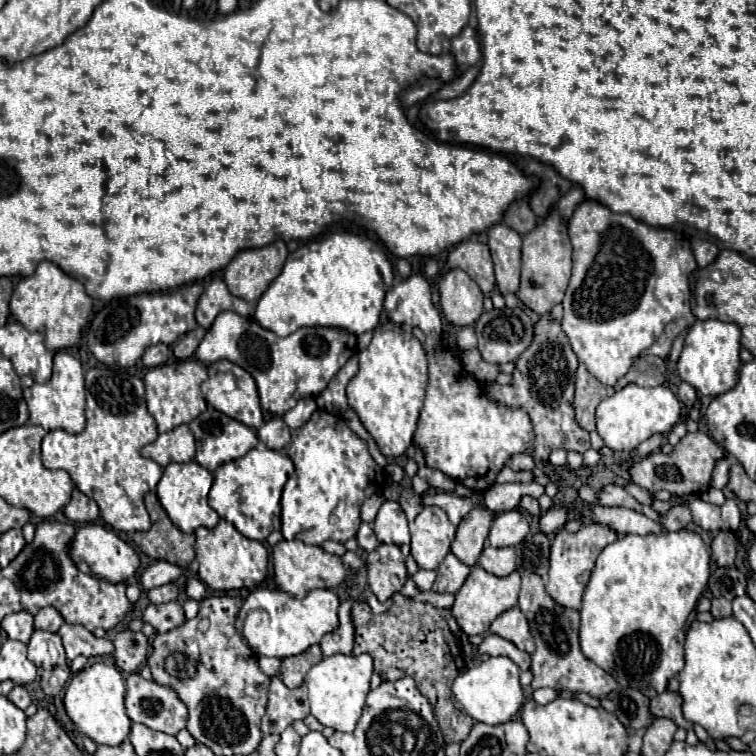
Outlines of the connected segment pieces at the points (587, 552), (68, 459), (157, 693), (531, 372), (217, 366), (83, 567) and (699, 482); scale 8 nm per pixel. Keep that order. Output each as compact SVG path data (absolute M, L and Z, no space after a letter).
M585 523L579 531L569 533L567 529L561 529L551 545L551 555L549 555L549 575L547 575L547 583L545 589L551 595L551 599L567 609L581 609L581 597L583 591L589 583L591 571L595 567L595 559L597 555L617 539L617 533L611 527L605 527L601 523Z
M95 367L85 373L85 389L87 389L87 425L83 433L71 435L63 430L49 431L43 439L43 465L47 469L63 469L71 475L77 489L91 499L97 501L101 517L115 531L133 533L133 531L149 531L151 521L149 513L143 505L143 495L159 483L163 469L141 455L141 449L157 439L157 423L145 405L145 385L139 377L125 373L119 367Z
M131 673L127 677L127 695L125 695L125 709L133 723L143 723L149 729L163 731L167 735L177 735L187 725L187 707L179 699L177 691L157 681L147 681L139 673Z
M543 315L533 327L531 345L515 361L513 381L509 385L489 383L485 387L485 395L497 405L509 409L523 409L529 413L533 423L531 455L535 455L535 461L547 463L549 453L553 449L585 453L591 447L589 433L577 425L575 411L573 411L577 365L579 365L577 355L573 353L567 335L561 329L561 321Z
M217 361L217 363L209 365L207 371L209 371L209 379L201 385L205 401L211 407L215 407L217 411L245 423L247 427L259 429L261 423L263 423L263 415L261 415L261 405L259 405L255 379L245 369L241 369L239 365L235 365L231 361Z
M83 525L75 531L71 543L69 543L69 555L79 571L93 575L97 579L105 579L111 583L123 583L131 579L139 569L139 557L131 545L127 545L123 539L115 535L113 529L107 529L103 525Z
M697 431L687 433L679 445L675 445L675 451L671 455L665 455L661 451L651 453L649 457L635 461L629 465L629 477L631 483L655 493L659 489L665 489L669 493L703 493L711 487L711 475L715 463L725 455L725 449L717 445L707 433Z

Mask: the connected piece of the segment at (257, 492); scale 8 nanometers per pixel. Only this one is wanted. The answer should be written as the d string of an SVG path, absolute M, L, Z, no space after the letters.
M259 445L247 455L217 467L215 481L209 491L209 505L219 513L221 519L233 523L245 537L265 541L273 531L281 529L279 499L283 485L293 471L293 461L285 453Z

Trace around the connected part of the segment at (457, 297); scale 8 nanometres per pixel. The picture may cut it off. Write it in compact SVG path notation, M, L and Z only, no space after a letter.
M453 269L445 273L439 281L439 293L441 311L451 325L469 327L481 317L483 293L465 271Z

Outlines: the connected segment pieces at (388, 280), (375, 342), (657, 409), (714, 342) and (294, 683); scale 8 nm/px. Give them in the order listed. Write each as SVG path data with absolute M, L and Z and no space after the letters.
M347 231L331 233L327 237L301 245L295 253L287 257L281 275L275 281L271 281L269 289L261 295L255 309L255 319L257 323L261 323L261 327L281 337L293 333L295 329L311 327L311 325L341 327L353 331L355 335L361 335L377 327L379 315L383 311L383 297L385 291L391 287L391 283L393 283L393 267L379 243Z
M397 323L379 325L371 343L359 351L359 371L347 385L349 405L359 415L369 435L389 459L407 451L417 429L427 387L427 355L419 339Z
M627 385L615 395L603 399L597 407L597 433L613 451L633 451L655 433L671 431L681 419L681 403L667 387Z
M719 319L695 321L685 339L683 353L677 361L677 373L683 381L691 383L703 395L721 395L733 389L739 381L741 367L741 329L735 323L725 323Z
M319 645L309 647L309 651L305 651L305 653L301 653L301 655L285 657L283 663L281 663L281 679L283 679L283 683L285 683L289 689L301 687L307 671L309 671L315 663L319 663L321 659L323 659L323 655L321 655Z

